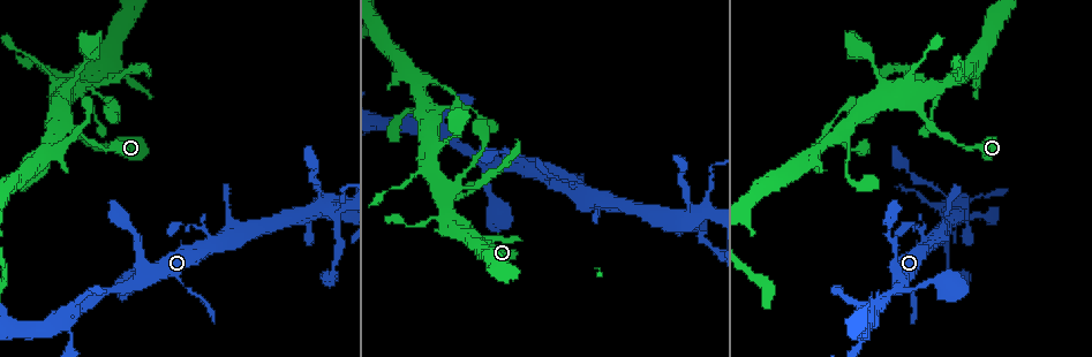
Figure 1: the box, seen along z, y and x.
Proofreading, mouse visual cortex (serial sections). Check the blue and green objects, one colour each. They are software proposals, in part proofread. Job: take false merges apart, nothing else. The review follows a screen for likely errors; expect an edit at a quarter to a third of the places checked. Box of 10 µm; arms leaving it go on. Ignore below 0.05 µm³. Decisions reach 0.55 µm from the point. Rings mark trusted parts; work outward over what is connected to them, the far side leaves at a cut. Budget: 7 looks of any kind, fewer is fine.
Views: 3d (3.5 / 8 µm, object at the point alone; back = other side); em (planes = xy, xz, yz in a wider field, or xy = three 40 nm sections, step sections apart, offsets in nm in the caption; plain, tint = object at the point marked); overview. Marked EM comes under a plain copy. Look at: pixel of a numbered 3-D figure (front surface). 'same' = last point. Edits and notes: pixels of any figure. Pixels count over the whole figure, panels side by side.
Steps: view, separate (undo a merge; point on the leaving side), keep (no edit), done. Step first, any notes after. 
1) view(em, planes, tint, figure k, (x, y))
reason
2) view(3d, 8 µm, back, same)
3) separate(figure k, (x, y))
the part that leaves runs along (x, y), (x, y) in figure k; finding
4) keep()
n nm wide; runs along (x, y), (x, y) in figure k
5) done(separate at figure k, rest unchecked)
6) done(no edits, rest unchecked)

view(3d, 3.5 µm, figure 1, (915, 98))
four or more arms meet

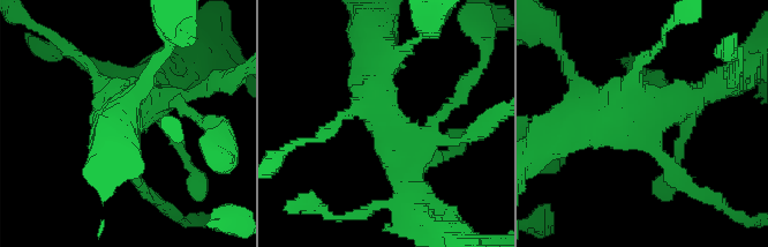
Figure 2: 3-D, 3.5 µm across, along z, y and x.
keep()
runs along (686, 188), (635, 110), (586, 120) in figure 2; one cell here

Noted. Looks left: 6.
view(3d, 3.5 µm, back, figure 1, (322, 207))

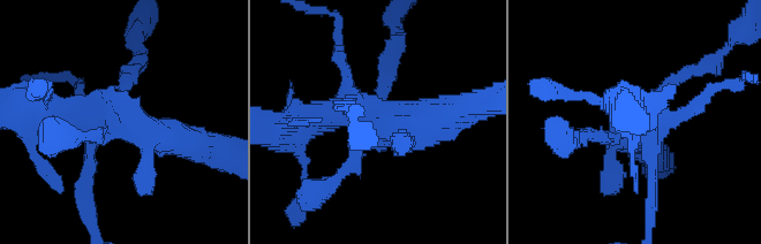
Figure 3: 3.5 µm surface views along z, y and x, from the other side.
view(em, xy, step 2, tint, figure 3, (381, 119))

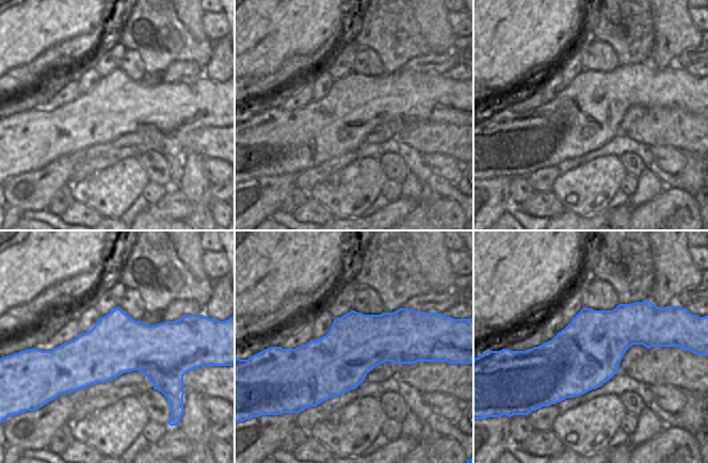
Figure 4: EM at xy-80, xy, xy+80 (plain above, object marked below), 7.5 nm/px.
view(em, planes, tint, same)
cut it another way

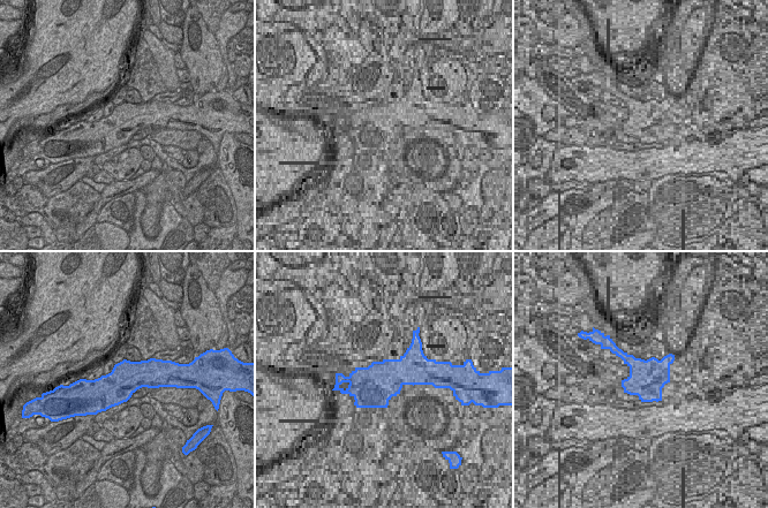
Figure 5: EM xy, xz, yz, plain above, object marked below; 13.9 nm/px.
keep()
runs along (190, 144), (108, 120), (88, 176) in figure 3; all the same cell

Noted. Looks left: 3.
view(3d, 3.5 µm, figure 1, (71, 307))

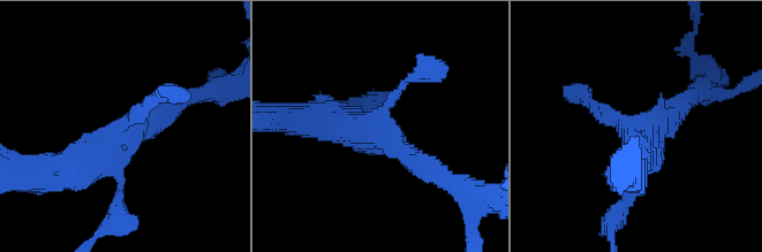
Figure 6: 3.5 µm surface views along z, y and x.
view(em, xy, step 5, tint, figure 6, (122, 131))

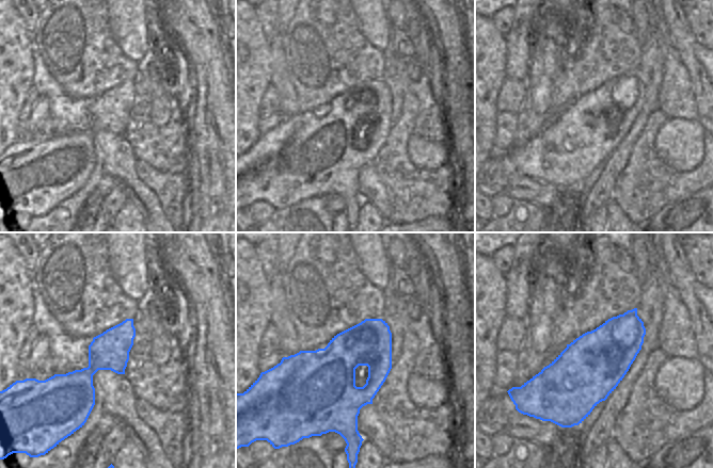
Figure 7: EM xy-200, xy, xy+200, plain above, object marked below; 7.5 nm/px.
keep()
runs along (183, 98), (62, 169) in figure 6; one cell here

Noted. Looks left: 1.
done(no edits, rest unchecked)

